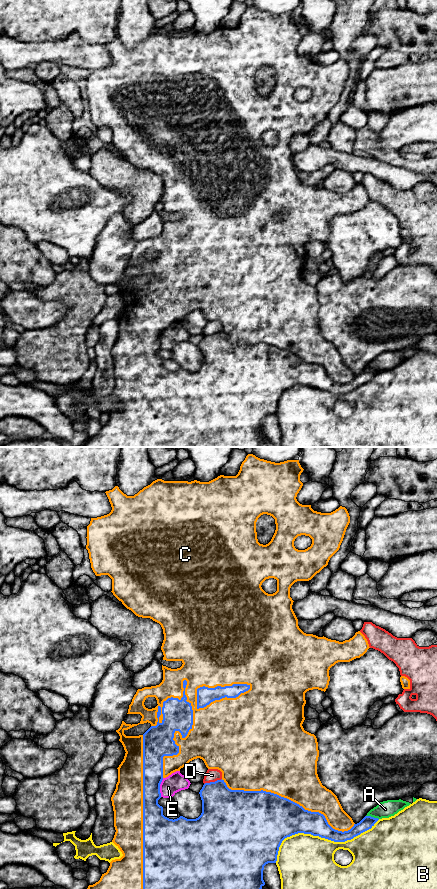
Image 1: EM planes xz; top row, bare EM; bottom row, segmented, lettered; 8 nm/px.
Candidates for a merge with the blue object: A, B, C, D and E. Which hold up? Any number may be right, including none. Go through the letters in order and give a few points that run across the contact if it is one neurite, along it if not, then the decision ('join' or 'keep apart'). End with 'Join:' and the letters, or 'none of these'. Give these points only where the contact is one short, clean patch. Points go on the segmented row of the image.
A: keep apart
B: keep apart
C: join
D: keep apart
E: keep apart
Join: C

